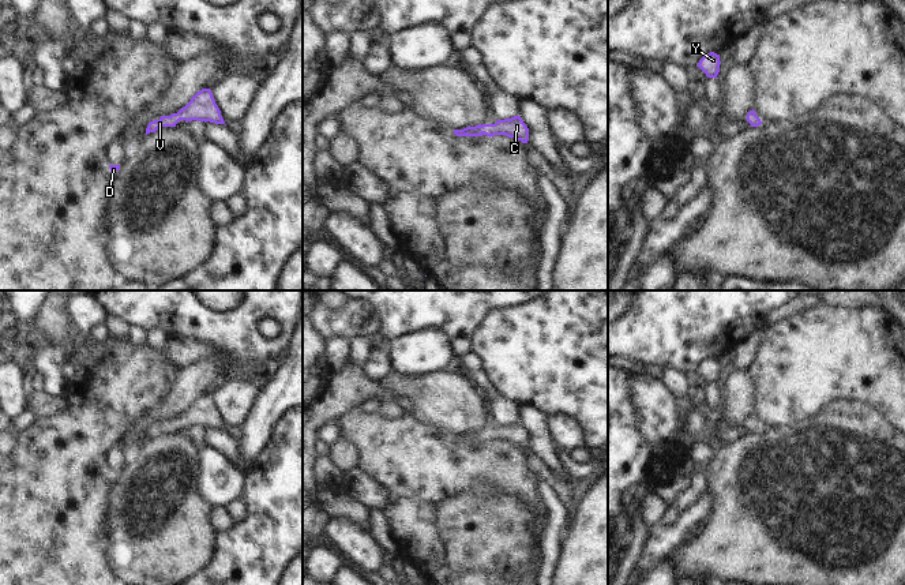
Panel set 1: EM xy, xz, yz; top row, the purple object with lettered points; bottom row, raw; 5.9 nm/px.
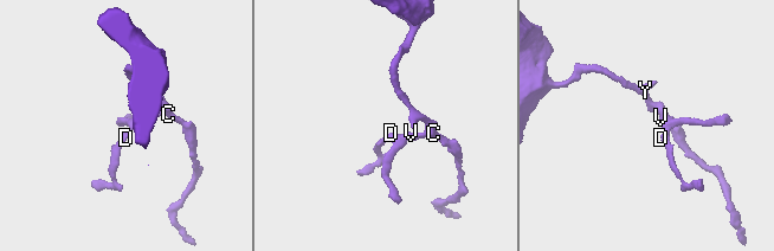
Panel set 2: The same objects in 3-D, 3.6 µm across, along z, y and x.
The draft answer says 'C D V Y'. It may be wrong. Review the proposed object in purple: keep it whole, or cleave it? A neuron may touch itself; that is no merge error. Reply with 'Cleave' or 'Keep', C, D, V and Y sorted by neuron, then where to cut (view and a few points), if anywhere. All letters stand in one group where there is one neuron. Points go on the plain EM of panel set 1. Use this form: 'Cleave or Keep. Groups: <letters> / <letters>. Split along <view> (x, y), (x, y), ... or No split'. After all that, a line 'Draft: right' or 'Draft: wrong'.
Keep. Groups: C D V Y. No split
Draft: right

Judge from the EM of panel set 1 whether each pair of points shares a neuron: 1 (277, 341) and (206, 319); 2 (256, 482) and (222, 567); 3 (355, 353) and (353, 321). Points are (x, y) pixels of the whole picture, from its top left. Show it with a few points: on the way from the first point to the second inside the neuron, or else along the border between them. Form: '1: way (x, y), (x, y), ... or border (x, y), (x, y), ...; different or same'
1: way (259, 345), (246, 345), (235, 334), (224, 330); same
2: way (256, 503), (256, 533), (244, 546); same
3: border (367, 334), (359, 334), (349, 340); different

